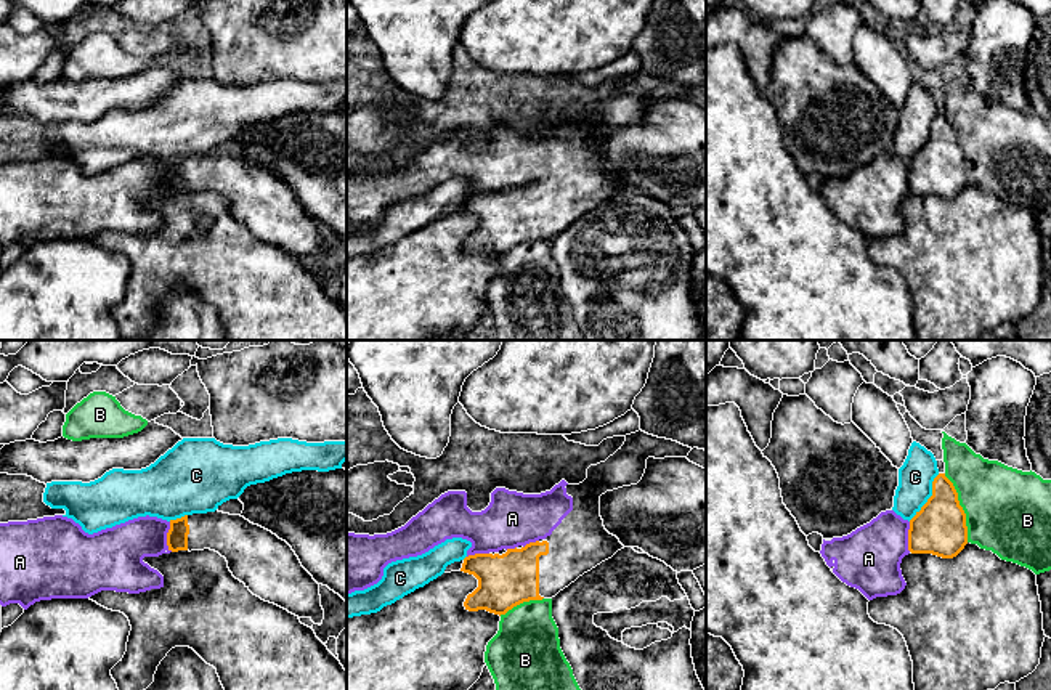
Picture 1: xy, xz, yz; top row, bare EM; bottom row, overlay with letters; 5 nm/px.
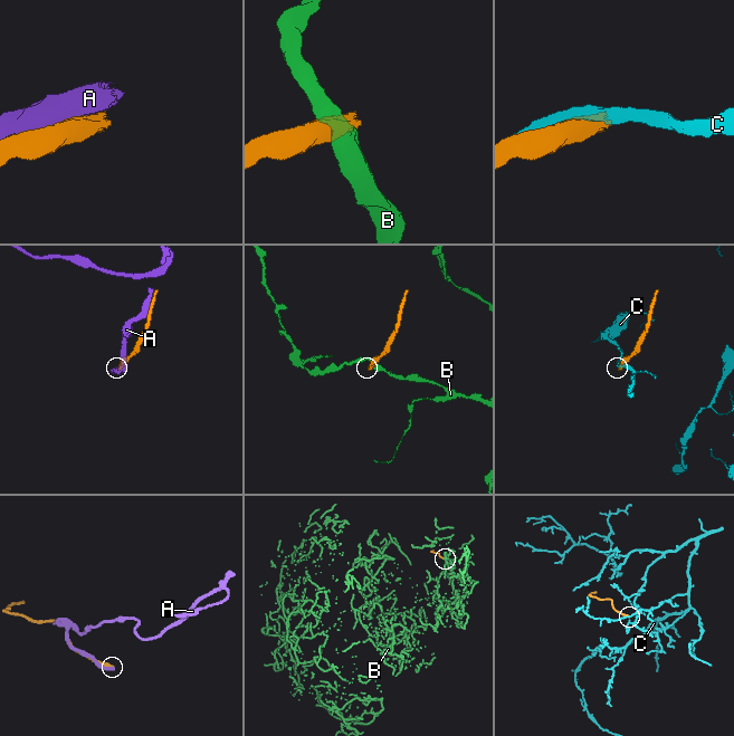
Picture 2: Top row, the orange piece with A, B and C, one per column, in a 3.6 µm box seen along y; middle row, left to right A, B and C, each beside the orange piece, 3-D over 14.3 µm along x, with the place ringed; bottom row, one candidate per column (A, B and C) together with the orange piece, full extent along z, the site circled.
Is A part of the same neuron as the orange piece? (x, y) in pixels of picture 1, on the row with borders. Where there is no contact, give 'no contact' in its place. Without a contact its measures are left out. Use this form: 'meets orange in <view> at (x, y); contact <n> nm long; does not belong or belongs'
meets orange in xy at (167, 536); contact 150 nm long; belongs

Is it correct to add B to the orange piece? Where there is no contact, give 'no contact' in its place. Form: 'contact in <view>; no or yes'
contact in yz; no

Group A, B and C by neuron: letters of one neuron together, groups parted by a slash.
A / B / C

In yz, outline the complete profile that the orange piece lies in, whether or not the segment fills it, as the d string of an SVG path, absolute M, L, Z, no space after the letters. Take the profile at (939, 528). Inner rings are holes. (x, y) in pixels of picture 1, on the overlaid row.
M939 473L932 496L910 522L894 510L881 512L847 536L823 539L820 554L842 582L873 600L905 589L900 563L910 552L953 558L966 544L966 513L958 493Z

